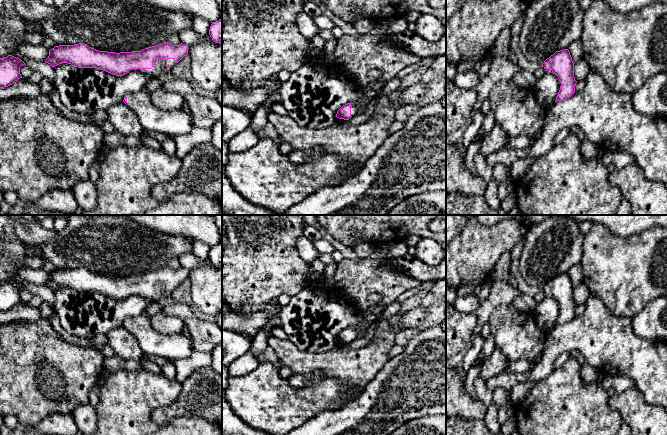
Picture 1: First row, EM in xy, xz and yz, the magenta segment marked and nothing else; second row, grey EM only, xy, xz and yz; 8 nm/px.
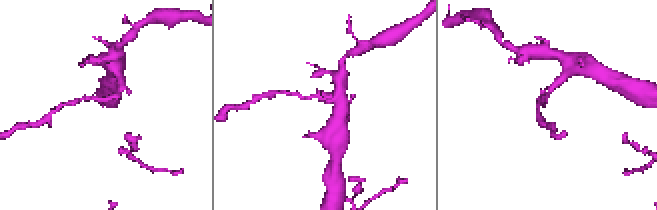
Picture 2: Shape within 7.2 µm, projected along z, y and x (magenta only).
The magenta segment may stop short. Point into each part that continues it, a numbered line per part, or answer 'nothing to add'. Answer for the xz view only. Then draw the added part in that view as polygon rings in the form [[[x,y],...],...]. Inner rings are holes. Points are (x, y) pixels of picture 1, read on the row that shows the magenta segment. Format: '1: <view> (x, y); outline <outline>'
1: xz (361, 105); outline [[[363,96],[360,101],[351,103],[351,116],[355,116],[359,111],[364,111],[371,99]]]

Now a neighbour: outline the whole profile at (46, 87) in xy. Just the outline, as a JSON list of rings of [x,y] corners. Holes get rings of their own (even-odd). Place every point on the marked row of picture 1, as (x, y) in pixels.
[[[43,78],[38,85],[41,93],[45,95],[48,95],[54,90],[53,84],[46,78]]]

